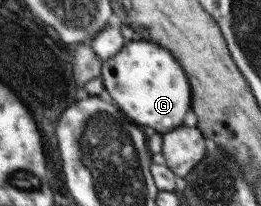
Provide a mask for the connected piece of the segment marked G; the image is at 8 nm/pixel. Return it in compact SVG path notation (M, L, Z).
M130 42L103 64L104 86L128 118L158 132L170 132L182 126L190 110L190 84L182 66L166 48L154 42Z

